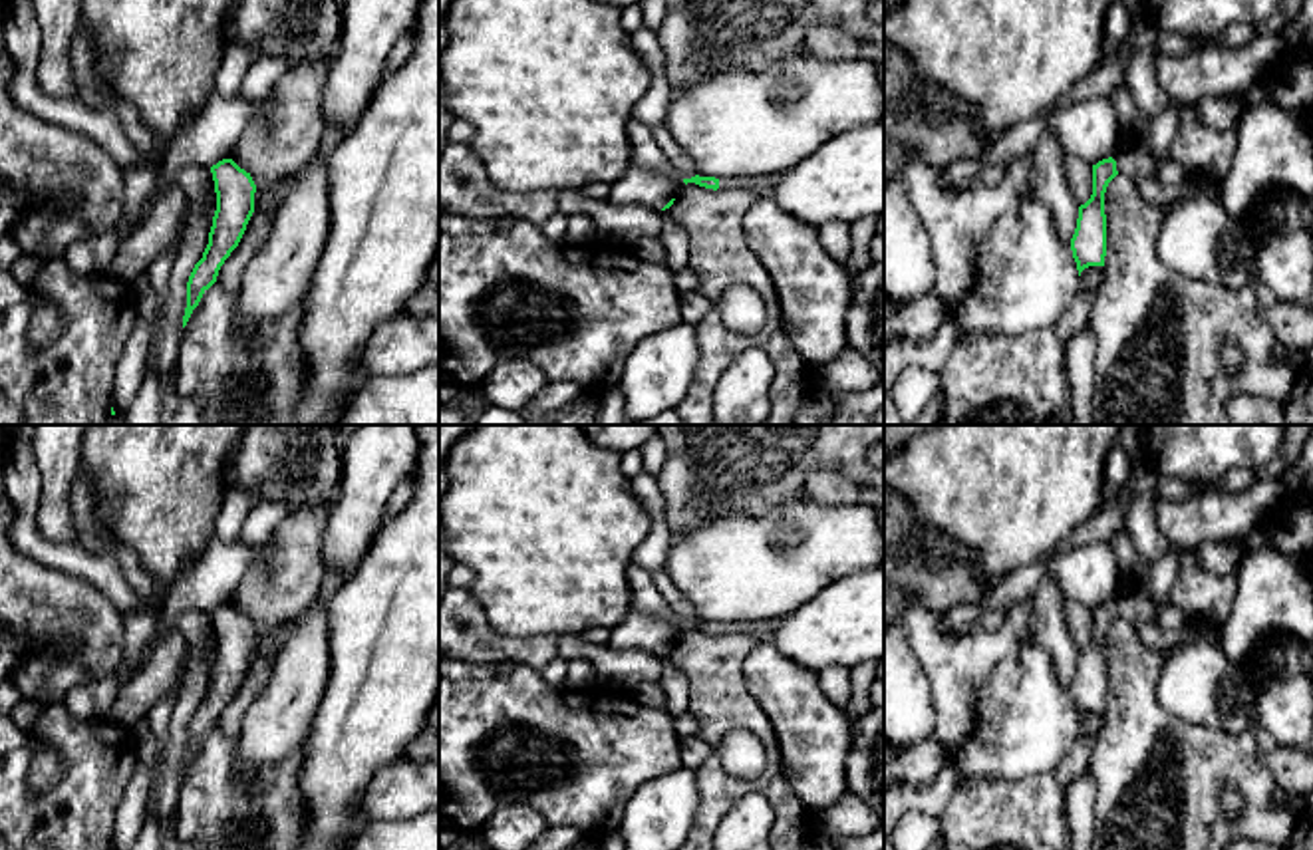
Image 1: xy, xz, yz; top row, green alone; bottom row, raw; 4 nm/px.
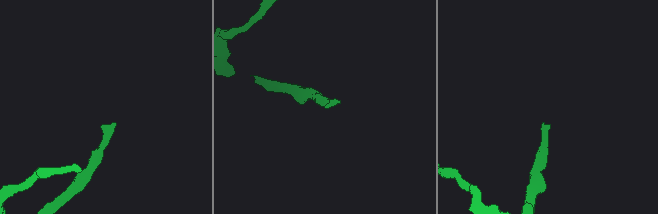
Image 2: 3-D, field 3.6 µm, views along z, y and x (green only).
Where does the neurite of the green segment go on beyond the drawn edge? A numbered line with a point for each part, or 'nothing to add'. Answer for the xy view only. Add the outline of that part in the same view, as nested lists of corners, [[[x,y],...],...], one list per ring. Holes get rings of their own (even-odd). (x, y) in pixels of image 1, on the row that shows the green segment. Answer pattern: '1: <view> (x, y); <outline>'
nothing to add

